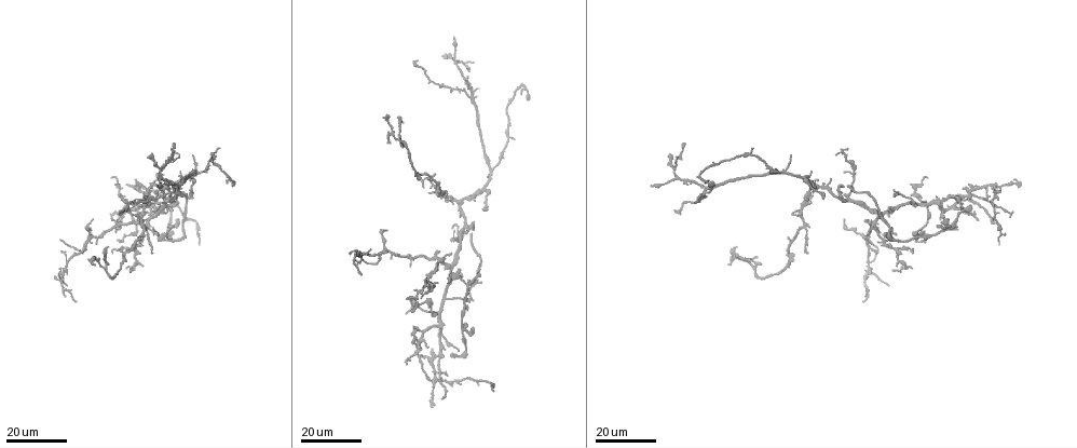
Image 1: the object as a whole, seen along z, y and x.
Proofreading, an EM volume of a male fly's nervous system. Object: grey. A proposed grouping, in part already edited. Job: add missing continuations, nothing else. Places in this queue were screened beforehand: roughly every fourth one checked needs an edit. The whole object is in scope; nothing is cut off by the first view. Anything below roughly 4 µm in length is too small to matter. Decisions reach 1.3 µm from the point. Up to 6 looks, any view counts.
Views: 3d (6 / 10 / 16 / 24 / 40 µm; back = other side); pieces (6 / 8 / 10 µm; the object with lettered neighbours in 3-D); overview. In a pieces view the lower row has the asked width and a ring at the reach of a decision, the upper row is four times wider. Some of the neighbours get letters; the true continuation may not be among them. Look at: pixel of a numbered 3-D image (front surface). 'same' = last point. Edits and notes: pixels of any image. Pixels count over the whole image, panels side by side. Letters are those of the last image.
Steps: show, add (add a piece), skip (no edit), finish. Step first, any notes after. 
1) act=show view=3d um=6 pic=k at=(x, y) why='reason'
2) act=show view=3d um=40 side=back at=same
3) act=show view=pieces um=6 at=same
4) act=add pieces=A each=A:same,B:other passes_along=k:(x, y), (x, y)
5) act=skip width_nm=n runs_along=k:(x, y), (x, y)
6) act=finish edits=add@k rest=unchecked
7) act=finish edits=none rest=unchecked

act=show view=3d um=16 pic=1 at=(453, 355) why='end of a long branch'

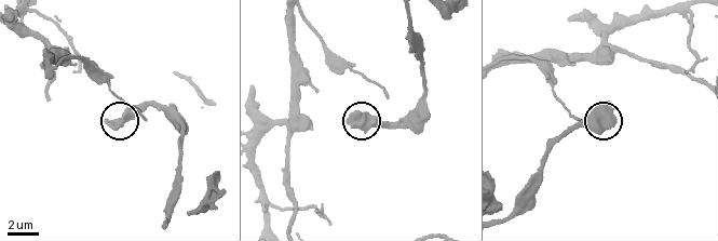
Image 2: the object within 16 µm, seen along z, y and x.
act=show view=pieces um=8 pic=2 at=(108, 124)

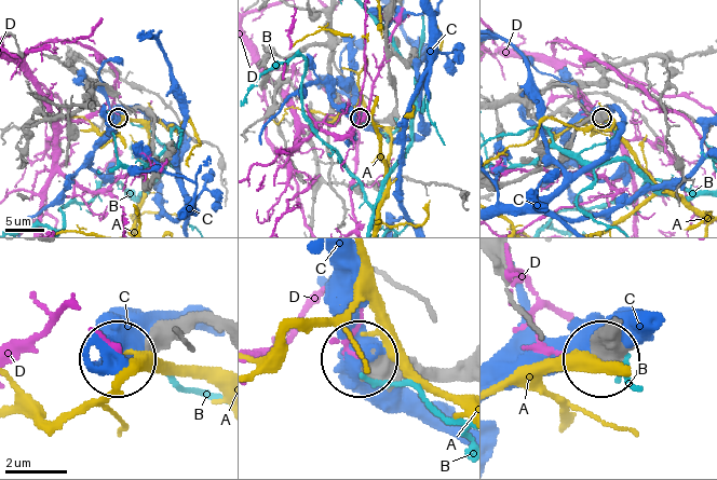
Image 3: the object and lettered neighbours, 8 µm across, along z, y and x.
act=skip width_nm=420 each=A:other,B:other,C:other,D:other runs_along=3:(460, 361), (362, 361) found='no lettered piece goes on from it'

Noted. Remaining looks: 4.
act=show view=3d um=24 pic=1 at=(987, 199) why='tapers out'

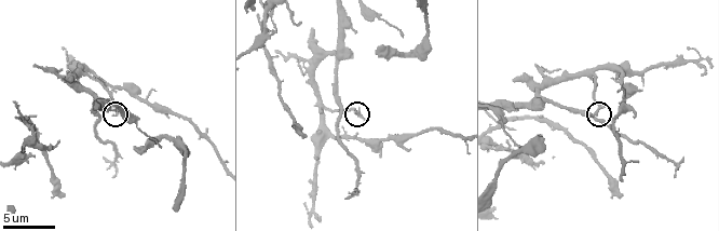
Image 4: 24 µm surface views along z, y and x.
act=show view=pieces um=10 pic=4 at=(595, 113)

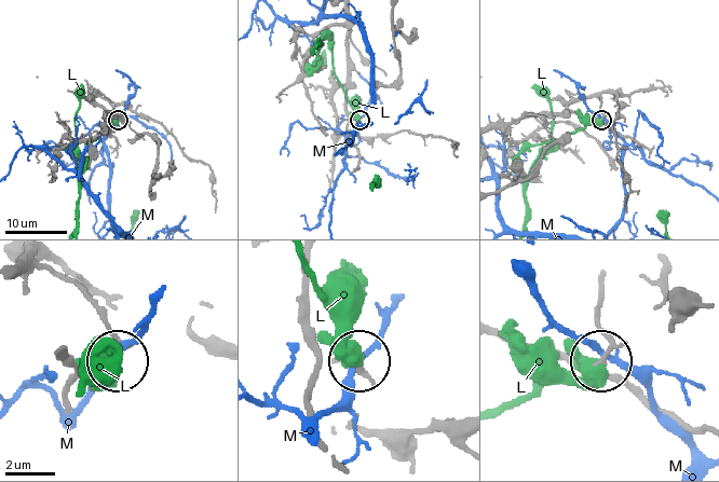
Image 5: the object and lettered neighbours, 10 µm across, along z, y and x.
act=skip width_nm=180 each=L:other,M:other runs_along=5:(597, 275), (597, 314), (609, 345), (604, 361) found='none of them fits'

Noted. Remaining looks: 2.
act=show view=pieces um=8 pic=4 at=(276, 49) why='an open end'

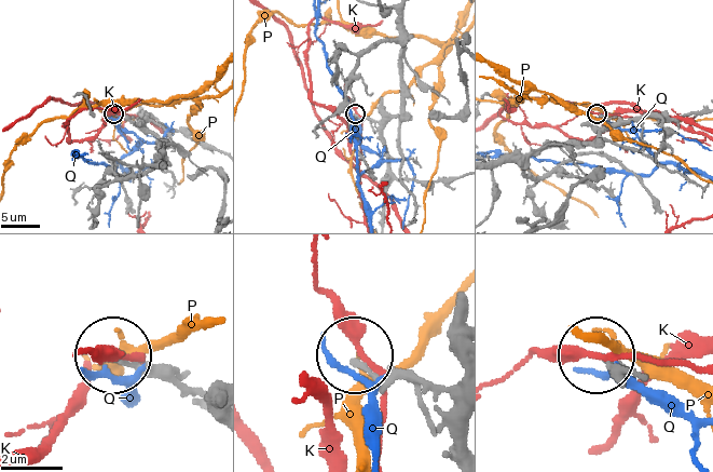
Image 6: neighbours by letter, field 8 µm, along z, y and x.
act=skip each=K:other,P:other,Q:other runs_along=6:(456, 380), (395, 380), (358, 360) found='no lettered piece goes on from it'

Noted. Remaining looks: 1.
act=finish edits=none rest=unchecked

